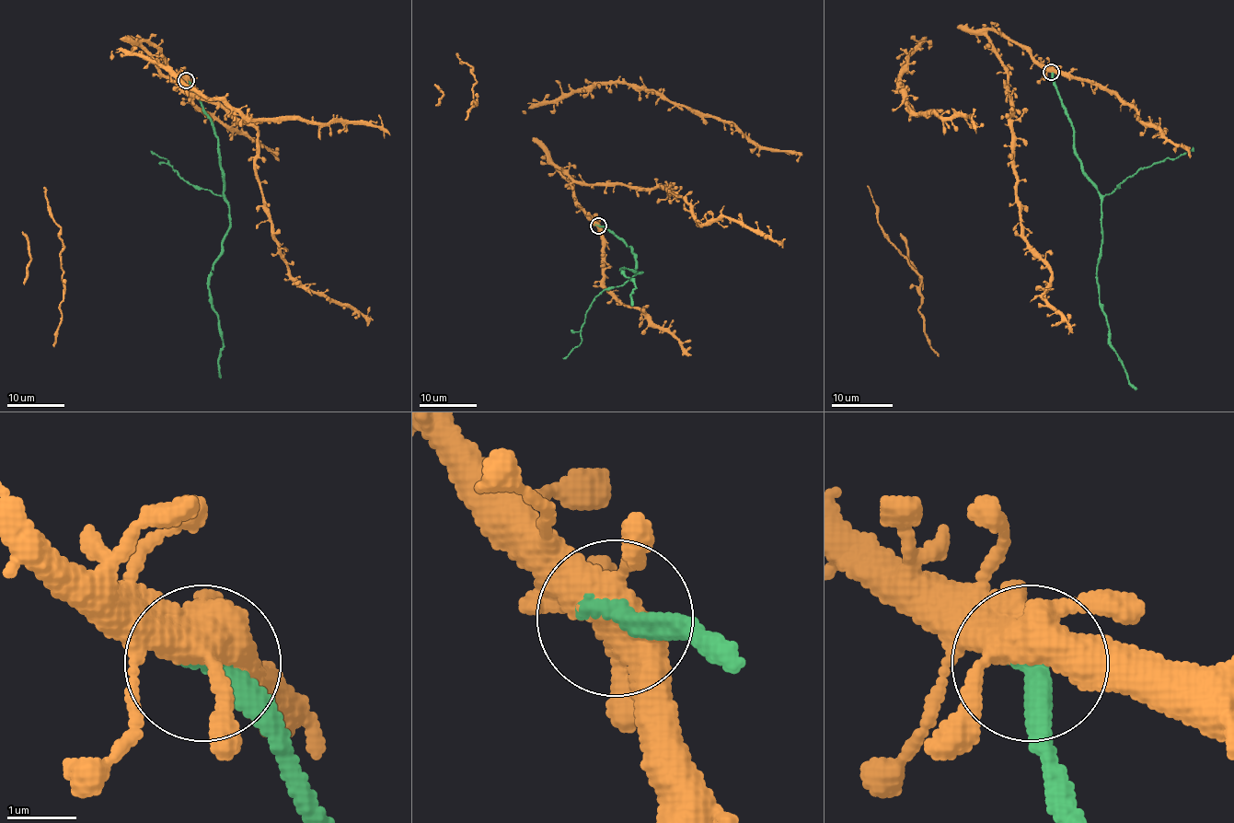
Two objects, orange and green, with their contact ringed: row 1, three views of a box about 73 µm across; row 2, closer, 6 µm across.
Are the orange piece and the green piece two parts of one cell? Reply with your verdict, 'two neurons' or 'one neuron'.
two neurons

